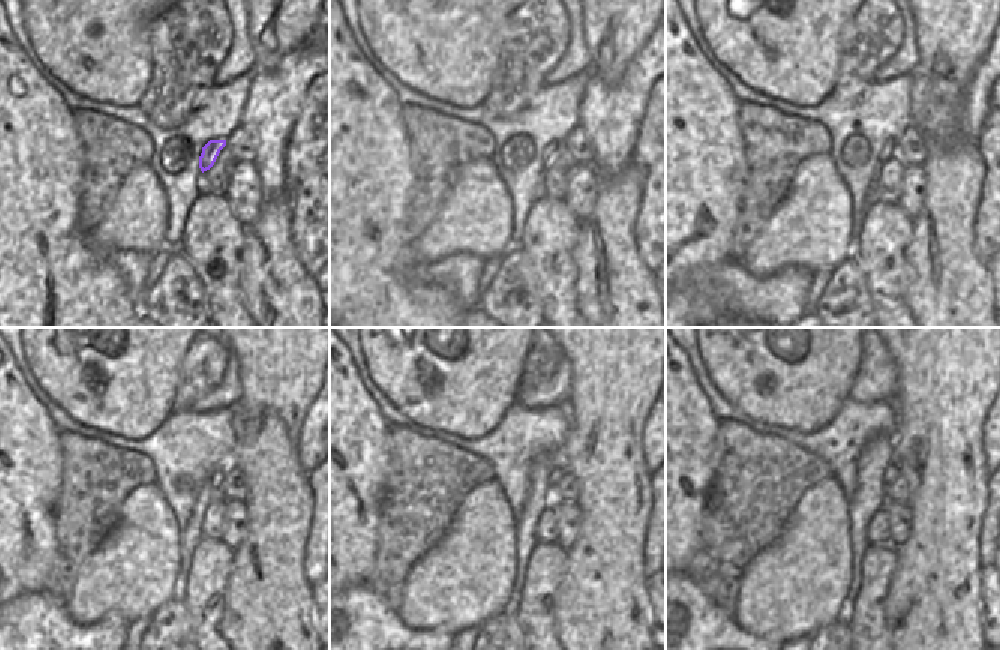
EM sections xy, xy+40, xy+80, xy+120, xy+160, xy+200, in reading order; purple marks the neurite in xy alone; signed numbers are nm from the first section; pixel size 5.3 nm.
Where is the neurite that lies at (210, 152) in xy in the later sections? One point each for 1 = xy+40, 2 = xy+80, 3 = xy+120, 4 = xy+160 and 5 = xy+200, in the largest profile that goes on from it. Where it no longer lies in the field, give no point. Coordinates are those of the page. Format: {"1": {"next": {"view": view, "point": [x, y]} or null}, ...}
{"1": {"next": {"view": "xy+40", "point": [550, 149]}}, "2": {"next": {"view": "xy+80", "point": [888, 150]}}, "3": {"next": {"view": "xy+120", "point": [216, 479]}}, "4": {"next": {"view": "xy+160", "point": [556, 473]}}, "5": {"next": {"view": "xy+200", "point": [891, 473]}}}

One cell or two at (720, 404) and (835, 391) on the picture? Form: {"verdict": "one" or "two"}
{"verdict": "two"}

